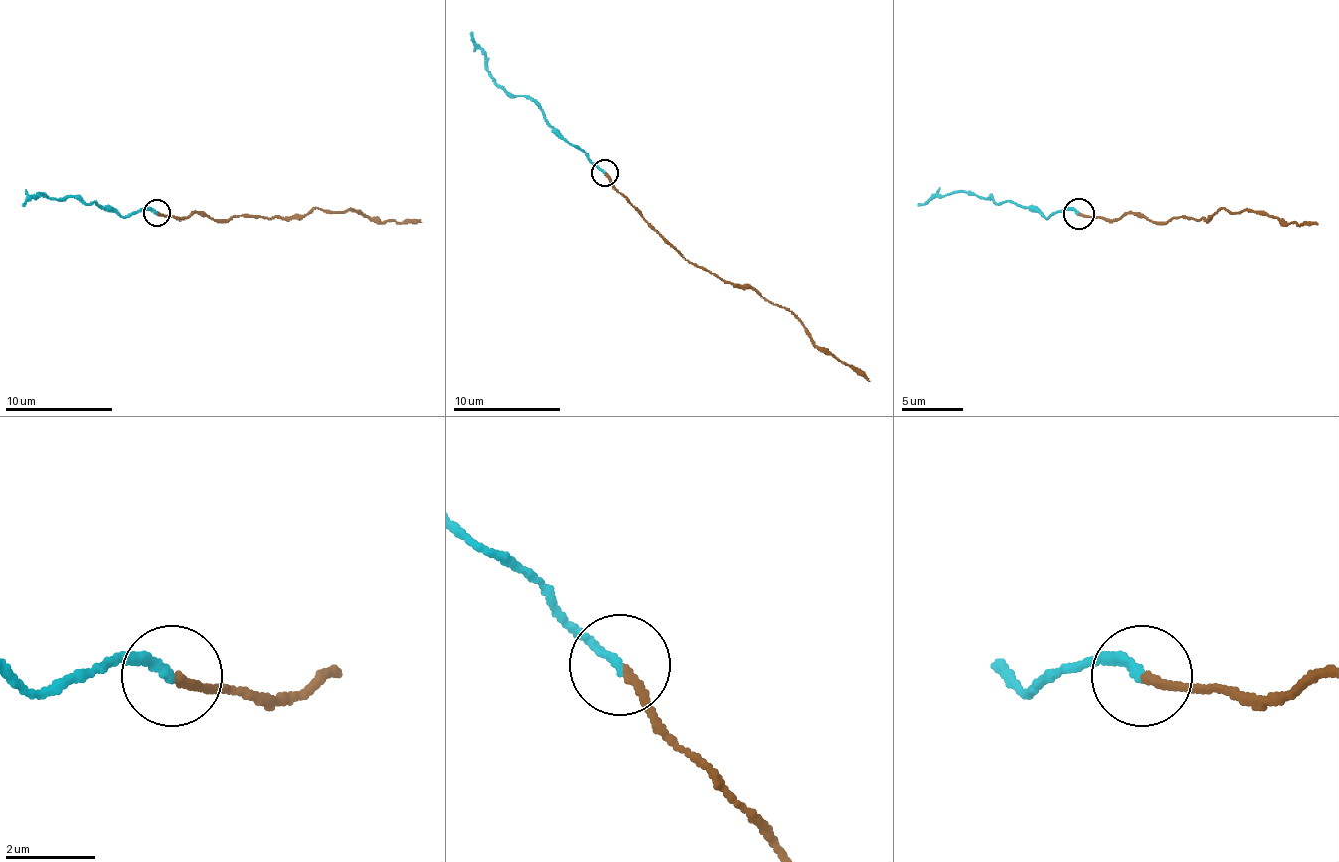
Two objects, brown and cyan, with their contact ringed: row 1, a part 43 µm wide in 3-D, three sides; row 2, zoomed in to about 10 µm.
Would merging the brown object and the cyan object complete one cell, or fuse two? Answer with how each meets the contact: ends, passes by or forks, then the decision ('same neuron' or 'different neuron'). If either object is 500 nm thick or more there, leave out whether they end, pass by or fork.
brown ends; cyan ends; different neuron

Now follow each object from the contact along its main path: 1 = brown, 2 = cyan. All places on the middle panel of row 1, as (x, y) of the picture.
1: (605, 173), (686, 259), (723, 281), (753, 286), (785, 308), (828, 353), (853, 364), (869, 380)
2: (605, 173), (567, 141), (535, 103), (521, 95), (505, 92), (492, 76), (481, 46), (470, 33)

